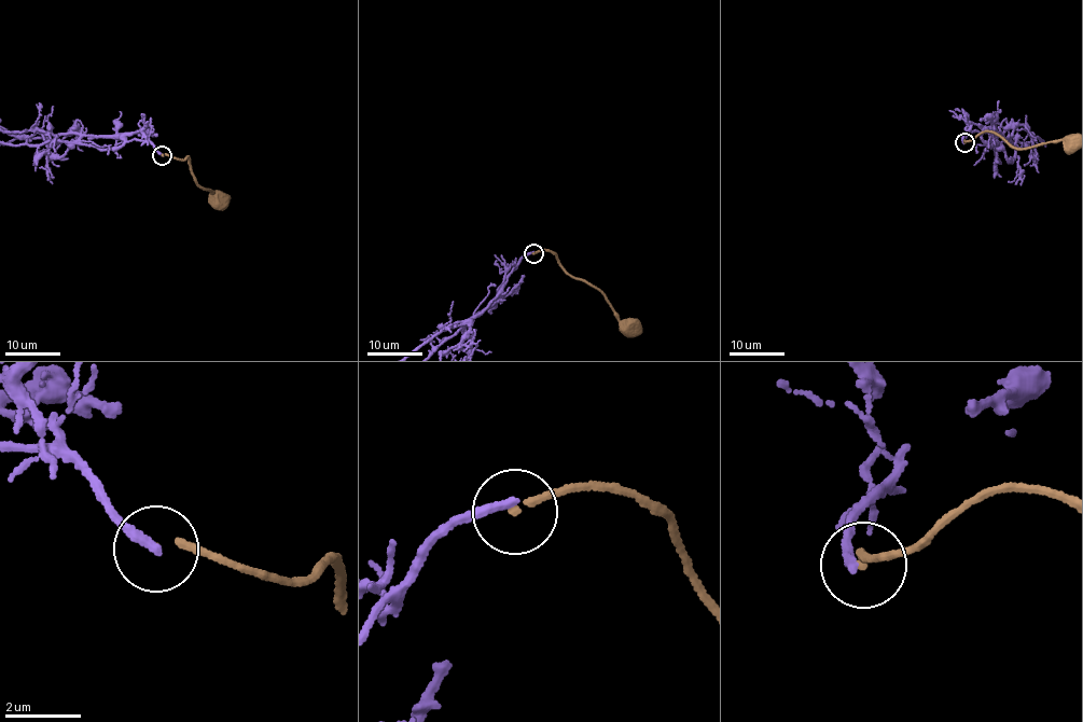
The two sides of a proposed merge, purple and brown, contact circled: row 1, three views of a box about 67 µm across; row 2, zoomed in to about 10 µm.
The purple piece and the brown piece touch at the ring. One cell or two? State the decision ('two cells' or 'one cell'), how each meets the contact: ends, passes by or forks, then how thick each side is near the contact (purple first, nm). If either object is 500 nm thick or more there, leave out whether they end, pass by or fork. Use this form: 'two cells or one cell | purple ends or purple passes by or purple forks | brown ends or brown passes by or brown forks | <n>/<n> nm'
two cells | purple ends | brown ends | 240/160 nm

